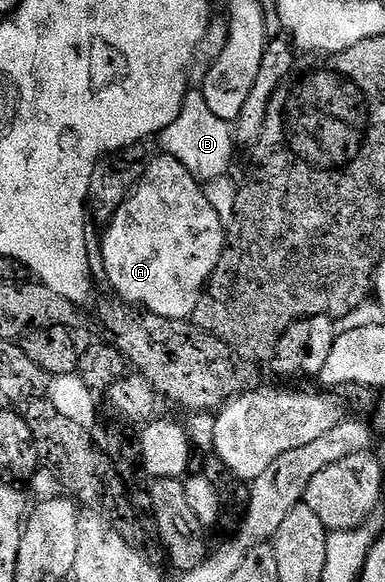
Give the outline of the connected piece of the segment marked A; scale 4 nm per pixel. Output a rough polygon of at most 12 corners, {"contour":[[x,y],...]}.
{"contour":[[158,155],[101,234],[127,304],[193,318],[226,250],[203,186]]}

